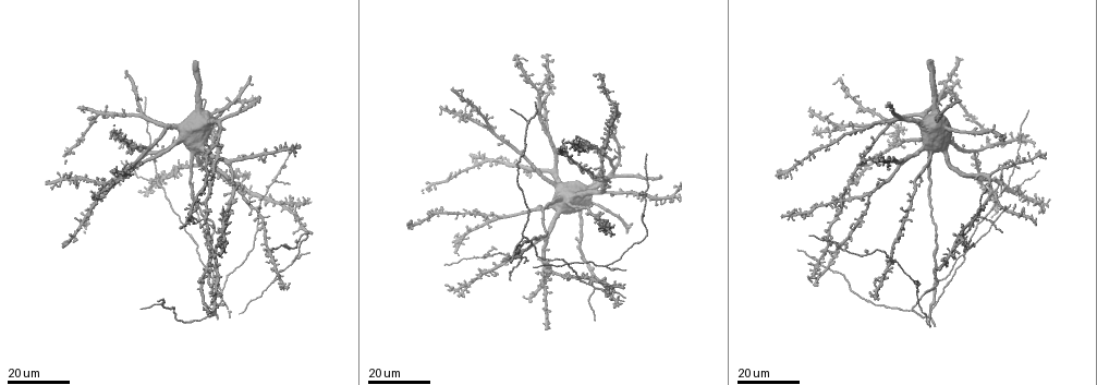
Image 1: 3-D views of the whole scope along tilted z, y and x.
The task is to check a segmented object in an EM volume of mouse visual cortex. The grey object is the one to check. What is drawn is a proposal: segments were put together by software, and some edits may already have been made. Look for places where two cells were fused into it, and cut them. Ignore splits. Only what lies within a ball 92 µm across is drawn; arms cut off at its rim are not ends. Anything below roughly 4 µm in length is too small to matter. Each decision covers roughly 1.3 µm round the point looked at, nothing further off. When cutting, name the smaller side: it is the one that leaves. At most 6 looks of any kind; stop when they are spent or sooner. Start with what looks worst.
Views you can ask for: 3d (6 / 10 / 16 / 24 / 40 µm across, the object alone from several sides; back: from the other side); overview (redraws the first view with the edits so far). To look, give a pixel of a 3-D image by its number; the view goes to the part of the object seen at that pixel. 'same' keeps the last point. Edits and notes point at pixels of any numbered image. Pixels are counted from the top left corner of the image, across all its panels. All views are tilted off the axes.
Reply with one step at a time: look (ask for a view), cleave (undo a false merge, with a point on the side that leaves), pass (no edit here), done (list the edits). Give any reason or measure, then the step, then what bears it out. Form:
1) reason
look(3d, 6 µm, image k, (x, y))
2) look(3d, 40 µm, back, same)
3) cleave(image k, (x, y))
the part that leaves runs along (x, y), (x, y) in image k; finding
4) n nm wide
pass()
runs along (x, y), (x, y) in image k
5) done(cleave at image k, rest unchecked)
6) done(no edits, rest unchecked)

arms part here
look(3d, 24 µm, image 1, (271, 179))

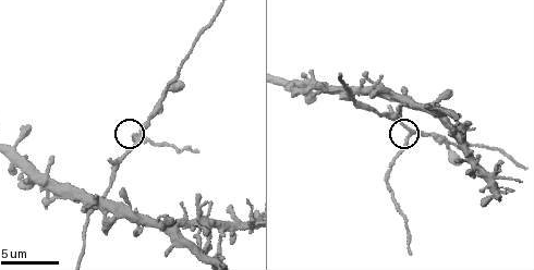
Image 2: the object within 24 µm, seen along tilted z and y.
closer look
look(3d, 10 µm, image 2, (135, 137))

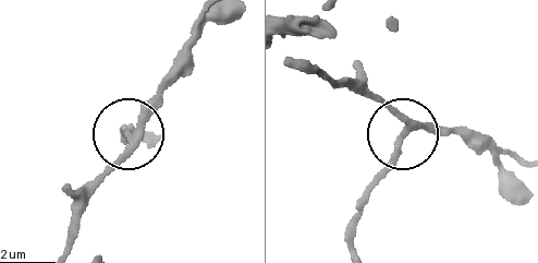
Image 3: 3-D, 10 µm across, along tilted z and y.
230 nm wide
pass()
one cell here

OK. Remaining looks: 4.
three-way junction
look(3d, 24 µm, image 1, (922, 297))

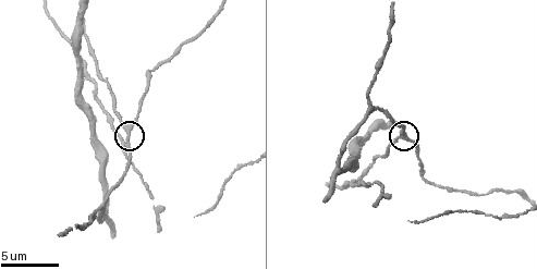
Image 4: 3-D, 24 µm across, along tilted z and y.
look(3d, 6 µm, image 4, (130, 127))

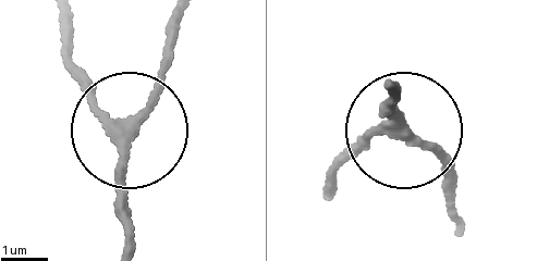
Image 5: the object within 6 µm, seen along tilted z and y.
200 nm wide
pass()
runs along (124, 247), (118, 203), (131, 147), (101, 113), (66, 36) in image 5; all the same cell

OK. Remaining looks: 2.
four arms meet
look(3d, 6 µm, image 4, (104, 152))

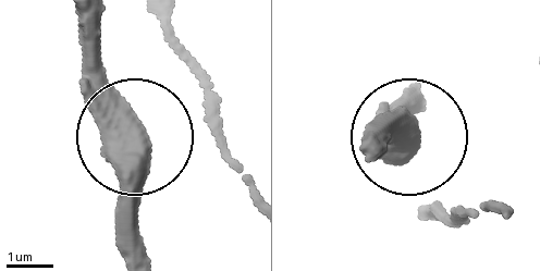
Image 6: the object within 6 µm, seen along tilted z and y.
side arm 83 µm
pass()
one cell here

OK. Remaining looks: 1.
done(no edits, rest unchecked)

